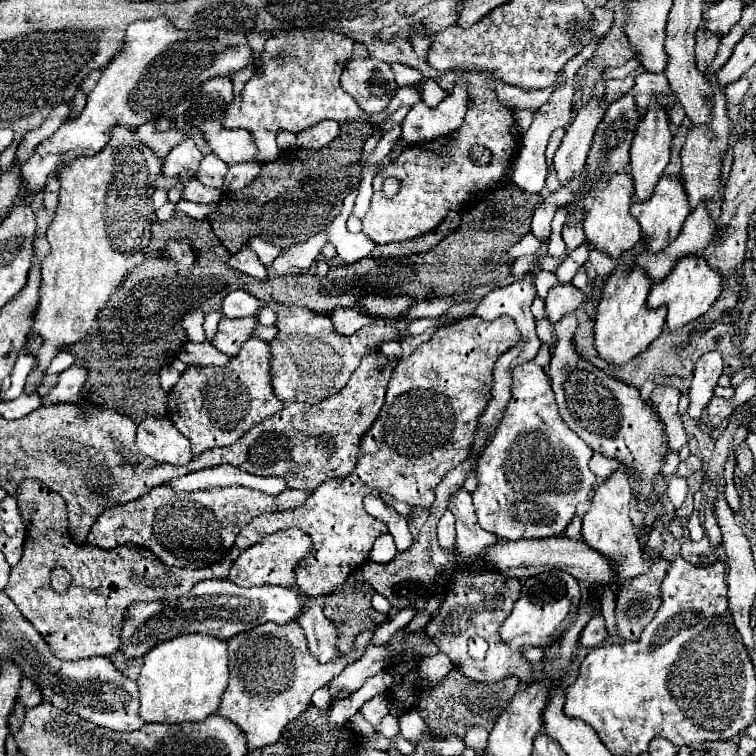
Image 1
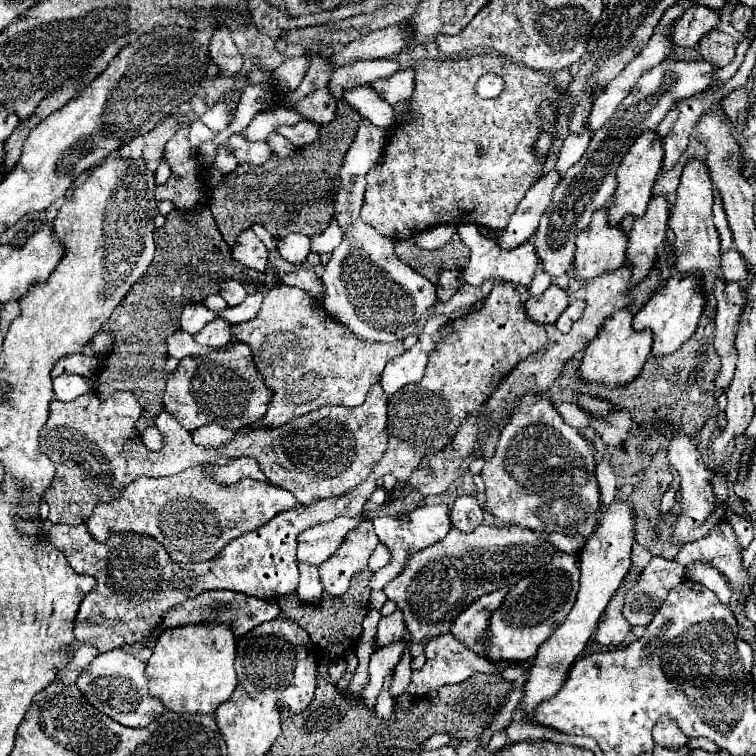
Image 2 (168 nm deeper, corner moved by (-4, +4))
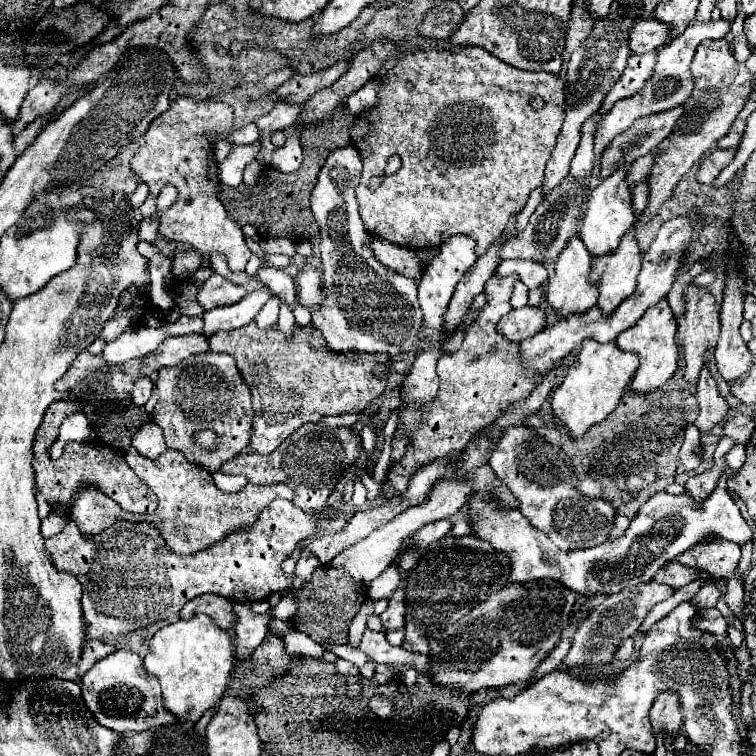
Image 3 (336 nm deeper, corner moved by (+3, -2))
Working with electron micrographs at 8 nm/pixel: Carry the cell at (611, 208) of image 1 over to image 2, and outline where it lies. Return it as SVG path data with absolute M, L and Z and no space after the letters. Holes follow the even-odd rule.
M607 206L603 210L597 210L593 214L591 224L587 226L587 230L583 230L583 234L579 234L577 238L577 250L575 250L575 278L577 280L591 280L607 270L615 270L619 266L625 264L627 260L627 234L623 232L623 228L619 224L611 226L607 222Z

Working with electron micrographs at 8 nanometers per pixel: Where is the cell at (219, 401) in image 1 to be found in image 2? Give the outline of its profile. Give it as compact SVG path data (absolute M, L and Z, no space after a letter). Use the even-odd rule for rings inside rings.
M235 344L227 352L213 352L197 358L183 358L179 368L167 378L167 388L163 394L165 410L171 412L177 422L193 432L209 422L215 422L227 430L245 430L263 418L269 408L273 392L267 388L259 368L253 362L251 346Z

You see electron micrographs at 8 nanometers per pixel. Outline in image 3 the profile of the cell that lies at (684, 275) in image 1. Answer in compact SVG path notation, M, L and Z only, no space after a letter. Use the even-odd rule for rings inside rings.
M666 298L660 300L656 306L648 308L644 312L644 316L636 322L636 326L622 332L616 338L616 346L624 352L634 352L640 360L640 366L636 368L636 372L632 376L632 382L628 384L630 392L646 394L646 392L652 392L652 390L660 388L666 380L670 380L674 370L676 370L676 362L678 362L678 356L680 356L680 346L676 344L676 320L670 312L670 306L668 306Z

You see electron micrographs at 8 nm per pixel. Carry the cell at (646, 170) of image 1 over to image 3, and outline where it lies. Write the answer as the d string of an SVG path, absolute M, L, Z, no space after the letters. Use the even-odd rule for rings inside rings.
M628 166L624 168L618 168L616 172L612 172L610 178L602 180L588 196L588 208L586 208L586 214L580 222L580 240L584 242L584 246L588 248L588 252L592 254L592 258L596 260L598 256L604 256L612 250L618 248L620 244L620 238L634 226L636 222L636 216L632 212L632 206L630 206L630 196L632 196L632 190L630 190L630 184L626 184L624 176L626 176L626 170Z

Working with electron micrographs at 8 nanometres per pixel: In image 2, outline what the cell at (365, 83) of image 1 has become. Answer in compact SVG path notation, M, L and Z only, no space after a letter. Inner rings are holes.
M369 118L361 120L361 126L357 130L355 142L351 144L343 168L341 168L341 192L335 198L335 218L341 228L345 228L343 242L331 252L331 258L325 266L325 272L321 276L323 286L325 286L325 310L345 328L349 328L355 336L371 340L371 342L393 342L393 340L403 340L415 330L415 322L421 318L421 314L435 302L435 284L431 284L427 278L411 270L405 262L401 262L395 252L393 252L393 240L381 236L375 228L367 226L359 218L359 210L363 204L363 192L365 192L365 174L369 168L375 164L375 160L383 154L385 146L385 134L381 128L377 128Z

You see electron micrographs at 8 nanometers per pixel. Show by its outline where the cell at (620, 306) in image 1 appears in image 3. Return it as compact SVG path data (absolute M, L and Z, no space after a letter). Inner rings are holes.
M584 340L578 356L572 360L564 382L552 396L552 416L568 430L570 438L582 438L590 426L600 424L620 402L628 380L636 372L638 358L632 352L622 352L614 342L600 344L594 340Z

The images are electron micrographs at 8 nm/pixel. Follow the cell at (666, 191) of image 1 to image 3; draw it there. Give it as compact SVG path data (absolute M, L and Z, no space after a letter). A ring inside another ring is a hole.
M626 232L620 240L618 250L600 256L590 272L590 282L598 288L598 308L602 316L612 316L616 306L620 306L636 288L636 278L640 272L642 254L634 232Z

